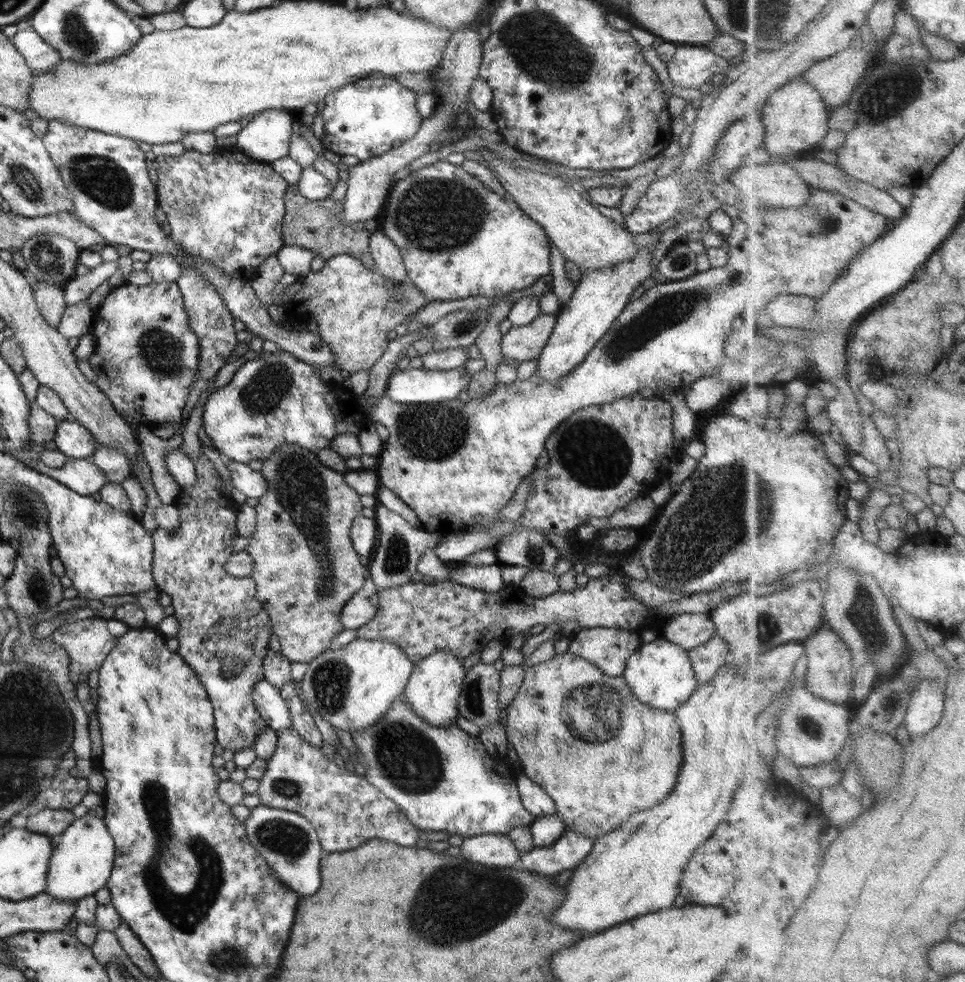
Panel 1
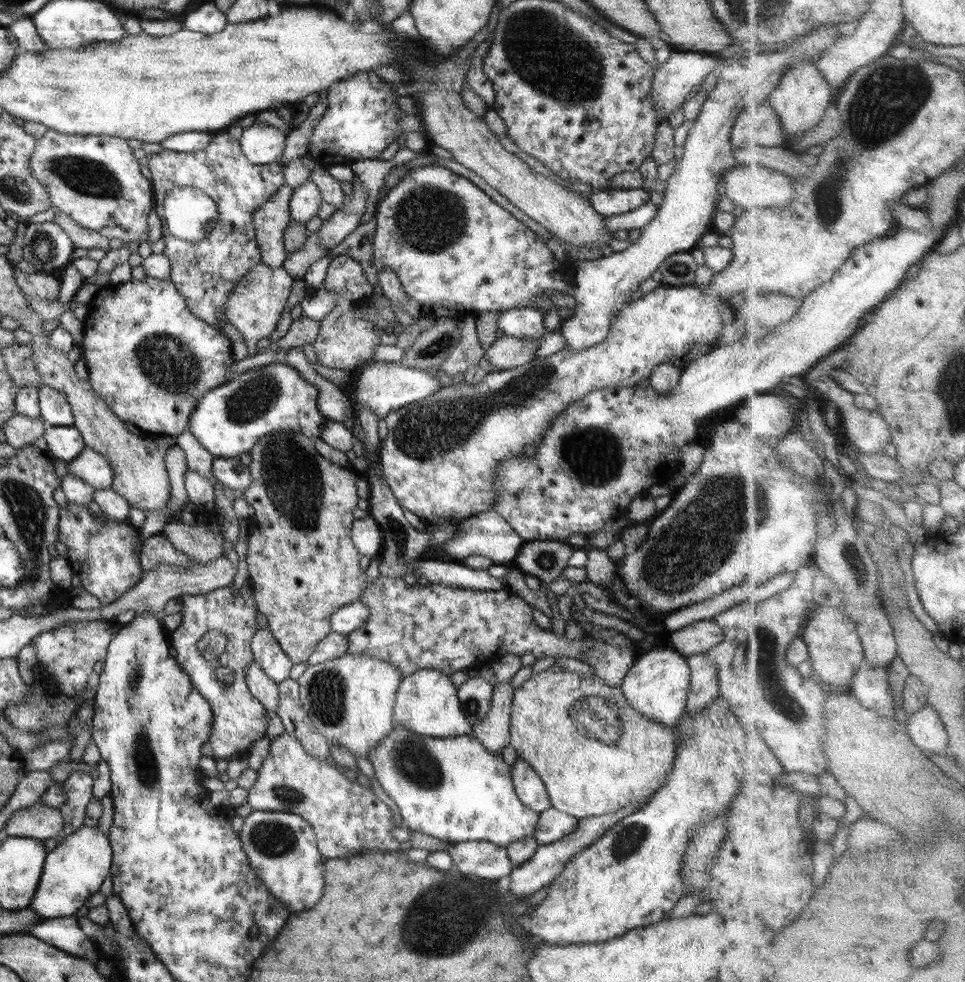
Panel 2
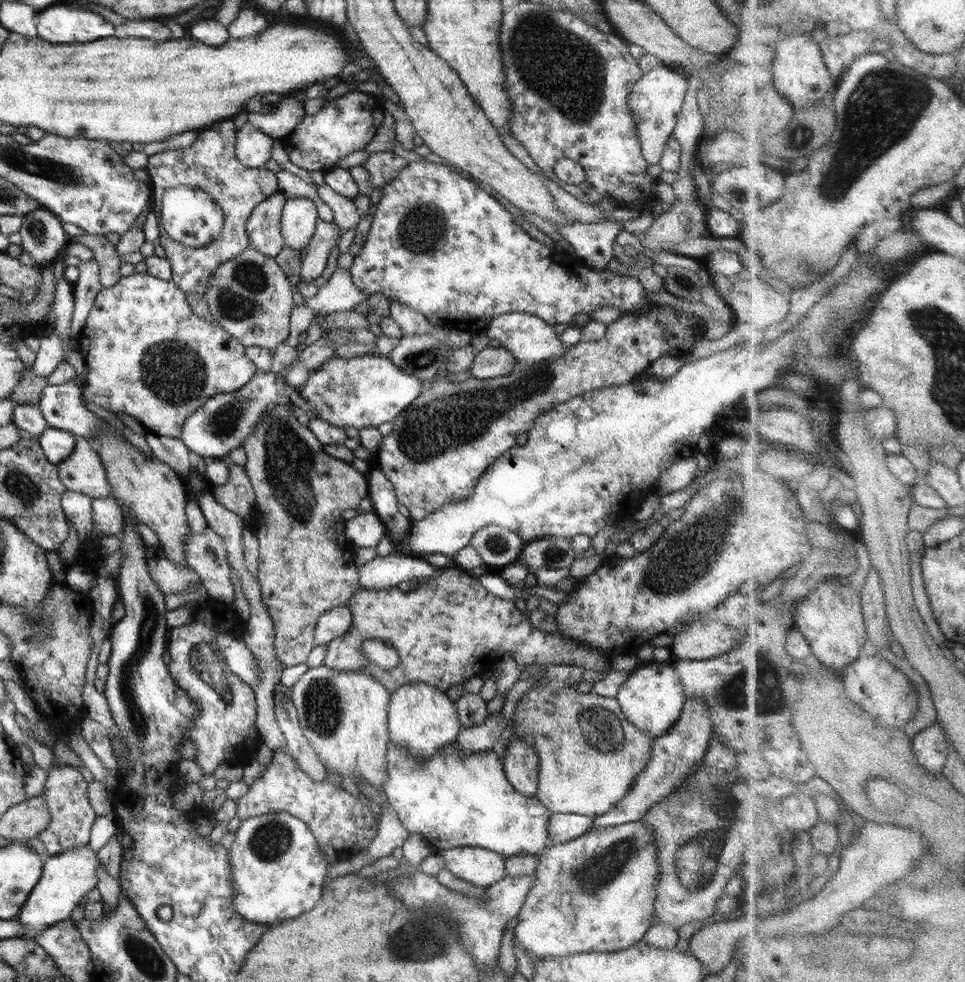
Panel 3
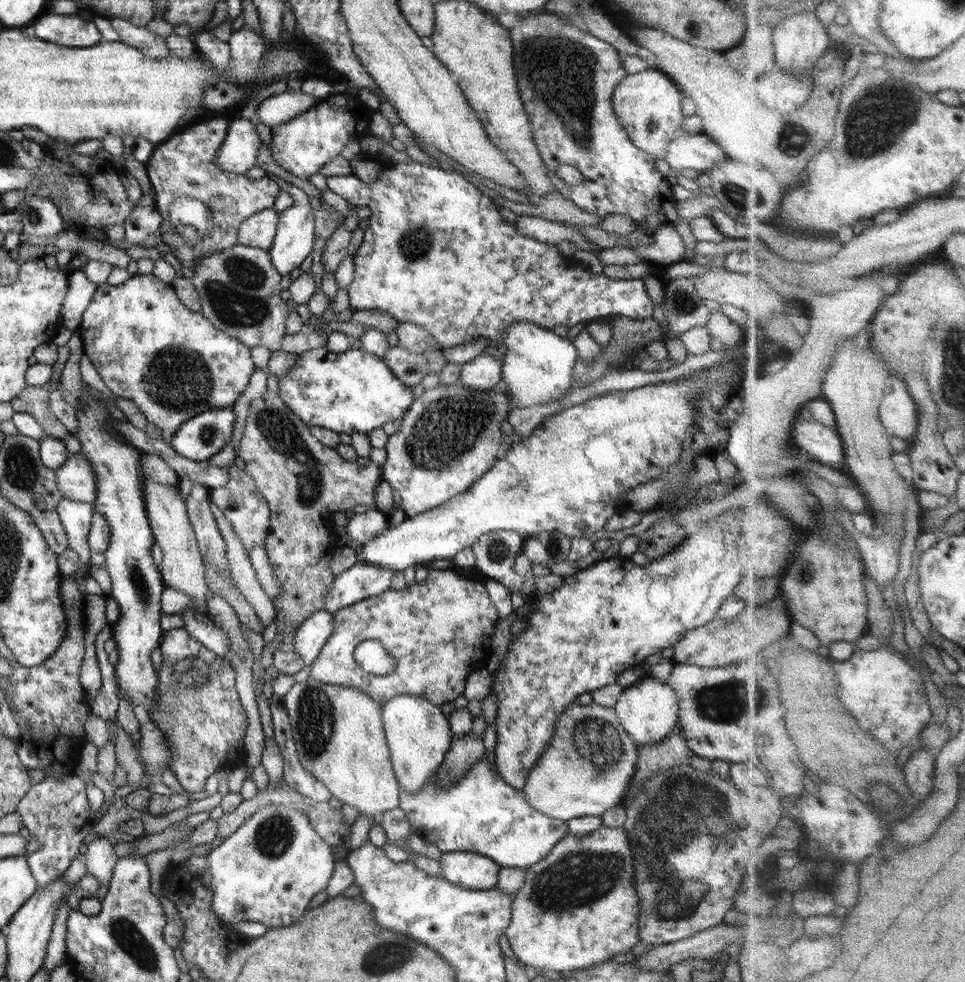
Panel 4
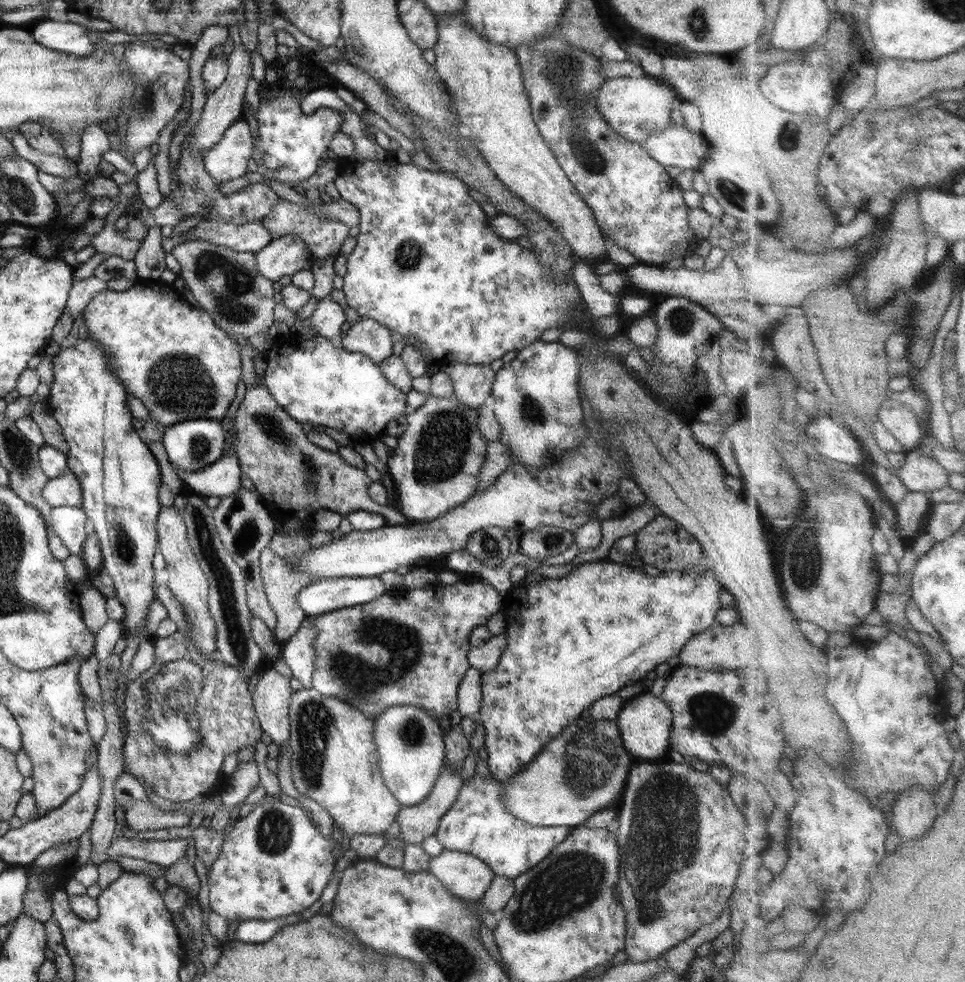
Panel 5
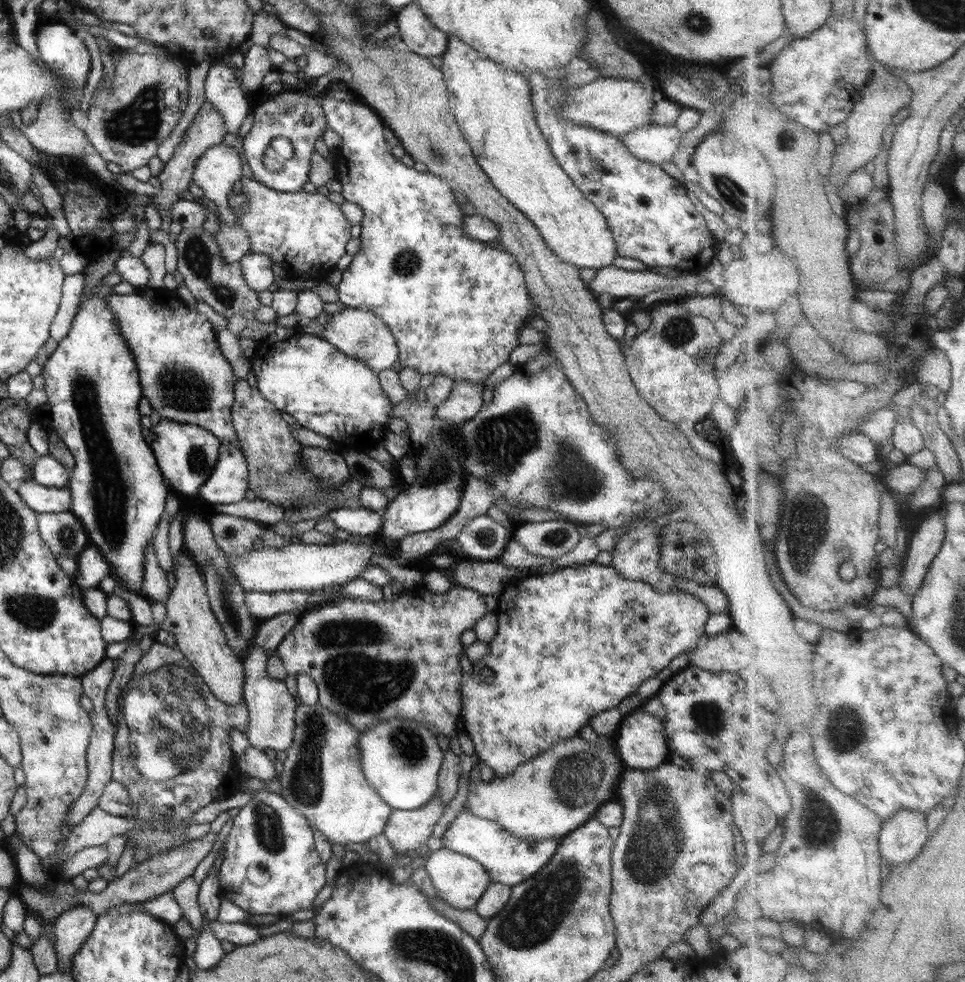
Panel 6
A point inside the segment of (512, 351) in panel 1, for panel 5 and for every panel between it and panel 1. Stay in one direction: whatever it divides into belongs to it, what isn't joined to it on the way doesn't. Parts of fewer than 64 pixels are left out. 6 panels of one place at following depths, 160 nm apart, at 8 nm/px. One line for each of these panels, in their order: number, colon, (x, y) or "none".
2: (507, 352)
3: (492, 362)
4: (482, 373)
5: (472, 384)

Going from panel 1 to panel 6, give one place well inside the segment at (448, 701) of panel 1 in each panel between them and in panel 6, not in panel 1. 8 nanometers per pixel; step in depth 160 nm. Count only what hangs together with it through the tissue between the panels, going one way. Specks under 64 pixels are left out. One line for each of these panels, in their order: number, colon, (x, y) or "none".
2: (427, 703)
3: (421, 719)
4: (418, 734)
5: (410, 753)
6: (401, 759)

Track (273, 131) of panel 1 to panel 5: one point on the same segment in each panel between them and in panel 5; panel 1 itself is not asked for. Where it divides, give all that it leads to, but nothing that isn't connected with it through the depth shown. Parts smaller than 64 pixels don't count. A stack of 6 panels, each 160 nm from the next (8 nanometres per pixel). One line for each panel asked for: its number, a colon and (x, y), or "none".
2: (261, 144)
3: (253, 148)
4: (238, 153)
5: (227, 160)

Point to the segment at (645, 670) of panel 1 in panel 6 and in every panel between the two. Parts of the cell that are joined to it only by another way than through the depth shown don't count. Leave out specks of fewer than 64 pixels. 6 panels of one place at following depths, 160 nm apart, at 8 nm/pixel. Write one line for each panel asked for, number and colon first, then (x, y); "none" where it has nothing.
2: (657, 685)
3: (652, 698)
4: (648, 710)
5: (644, 722)
6: (641, 744)

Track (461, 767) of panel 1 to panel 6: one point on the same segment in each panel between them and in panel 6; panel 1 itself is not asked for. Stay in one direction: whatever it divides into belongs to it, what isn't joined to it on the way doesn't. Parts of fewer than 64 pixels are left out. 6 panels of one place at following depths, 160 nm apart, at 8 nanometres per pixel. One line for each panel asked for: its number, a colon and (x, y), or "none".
2: (453, 788)
3: (454, 799)
4: (480, 812)
5: (478, 823)
6: (509, 860)

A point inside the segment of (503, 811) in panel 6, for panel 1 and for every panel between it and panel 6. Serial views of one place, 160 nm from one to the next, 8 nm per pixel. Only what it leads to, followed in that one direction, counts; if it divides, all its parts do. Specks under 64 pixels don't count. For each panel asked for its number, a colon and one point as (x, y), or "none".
1: (567, 711)
2: (555, 716)
3: (590, 754)
4: (586, 769)
5: (583, 770)

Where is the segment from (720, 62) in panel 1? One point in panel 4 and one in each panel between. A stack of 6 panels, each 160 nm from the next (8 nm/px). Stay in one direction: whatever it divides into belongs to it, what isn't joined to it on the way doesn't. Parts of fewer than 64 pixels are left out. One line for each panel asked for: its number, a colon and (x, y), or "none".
2: (675, 81)
3: (656, 100)
4: (648, 104)

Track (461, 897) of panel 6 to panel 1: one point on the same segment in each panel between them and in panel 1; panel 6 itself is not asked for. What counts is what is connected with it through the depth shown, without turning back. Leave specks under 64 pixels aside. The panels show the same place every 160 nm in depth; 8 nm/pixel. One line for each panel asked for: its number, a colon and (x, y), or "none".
1: (495, 850)
2: (486, 860)
3: (482, 867)
4: (471, 870)
5: (467, 877)

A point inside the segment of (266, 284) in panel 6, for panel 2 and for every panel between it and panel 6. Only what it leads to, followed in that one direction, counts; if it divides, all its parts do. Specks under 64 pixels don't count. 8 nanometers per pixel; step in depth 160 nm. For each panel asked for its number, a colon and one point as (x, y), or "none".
2: (305, 202)
3: (299, 216)
4: (296, 231)
5: (284, 256)

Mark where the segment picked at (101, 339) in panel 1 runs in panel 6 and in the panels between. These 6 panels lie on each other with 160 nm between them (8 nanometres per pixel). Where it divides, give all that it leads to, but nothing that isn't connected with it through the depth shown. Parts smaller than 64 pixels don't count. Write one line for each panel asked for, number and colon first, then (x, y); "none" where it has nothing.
2: (150, 359)
3: (148, 355)
4: (173, 363)
5: (172, 356)
6: (183, 373)

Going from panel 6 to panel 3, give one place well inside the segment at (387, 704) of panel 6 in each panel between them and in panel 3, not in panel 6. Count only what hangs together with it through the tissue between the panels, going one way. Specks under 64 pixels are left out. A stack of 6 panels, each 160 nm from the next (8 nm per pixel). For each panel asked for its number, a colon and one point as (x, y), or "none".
3: (446, 629)
4: (438, 630)
5: (410, 649)

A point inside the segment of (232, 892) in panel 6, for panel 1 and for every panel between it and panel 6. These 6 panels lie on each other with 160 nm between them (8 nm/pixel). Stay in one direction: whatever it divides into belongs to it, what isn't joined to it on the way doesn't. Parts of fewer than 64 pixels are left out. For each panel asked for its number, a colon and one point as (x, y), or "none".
1: (288, 841)
2: (281, 847)
3: (278, 871)
4: (268, 871)
5: (274, 862)

